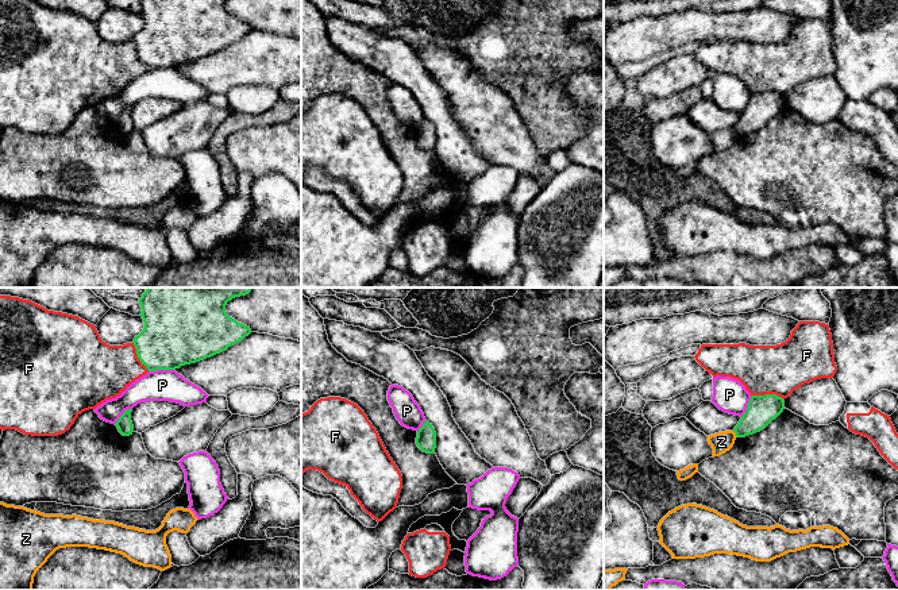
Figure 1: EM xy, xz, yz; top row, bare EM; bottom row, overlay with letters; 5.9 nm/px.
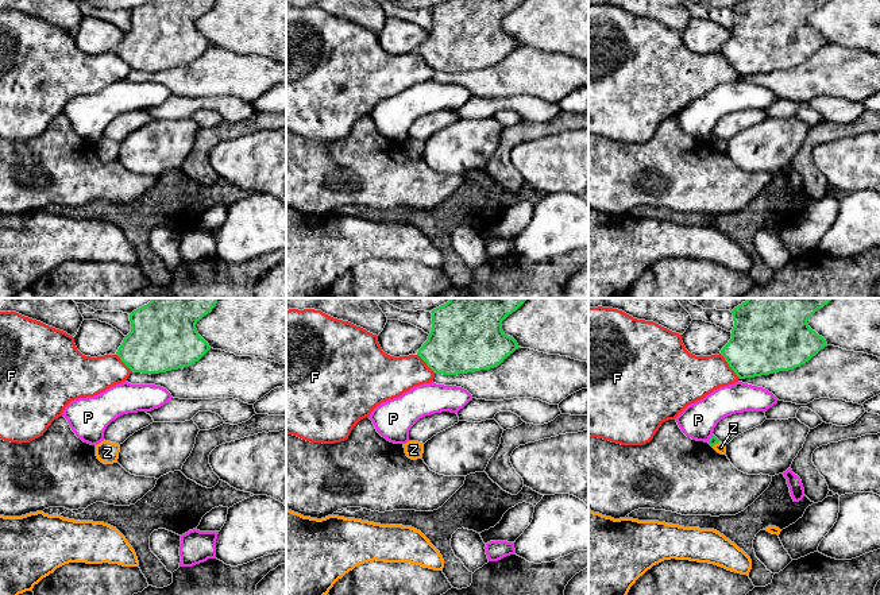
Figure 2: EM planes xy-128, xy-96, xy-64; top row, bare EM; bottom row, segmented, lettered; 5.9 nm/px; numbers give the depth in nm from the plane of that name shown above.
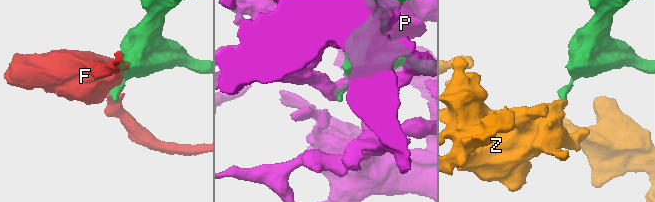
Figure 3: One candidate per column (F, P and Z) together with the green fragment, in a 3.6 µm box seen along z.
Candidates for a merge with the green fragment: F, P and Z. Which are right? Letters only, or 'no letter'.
no letter

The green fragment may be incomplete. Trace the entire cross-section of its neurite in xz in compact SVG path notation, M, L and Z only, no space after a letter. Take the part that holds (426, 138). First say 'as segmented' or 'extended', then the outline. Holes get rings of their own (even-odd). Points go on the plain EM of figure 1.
as segmented | M427 117L417 128L416 142L423 150L435 151L436 130L432 122L429 122Z

